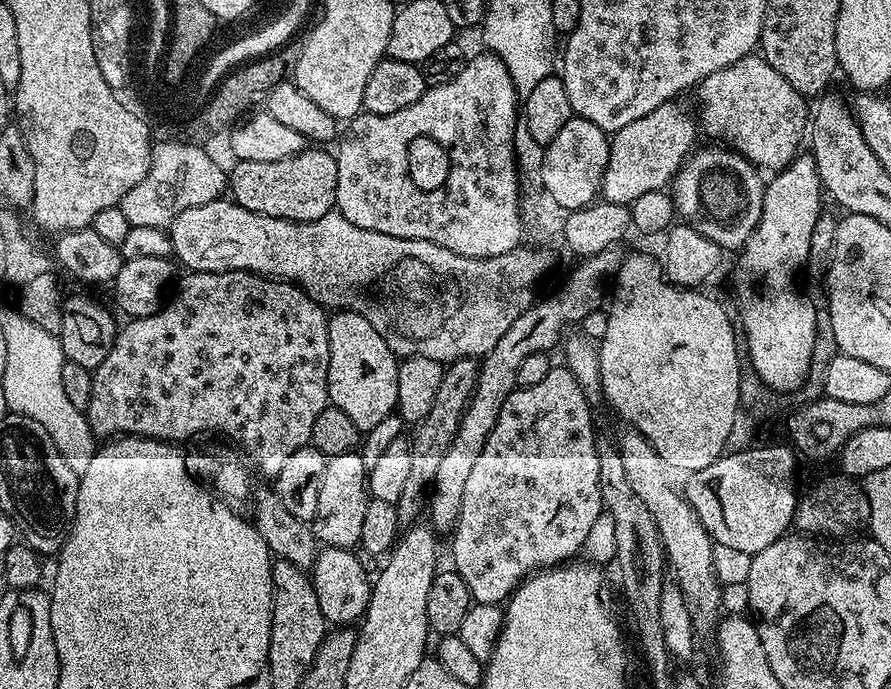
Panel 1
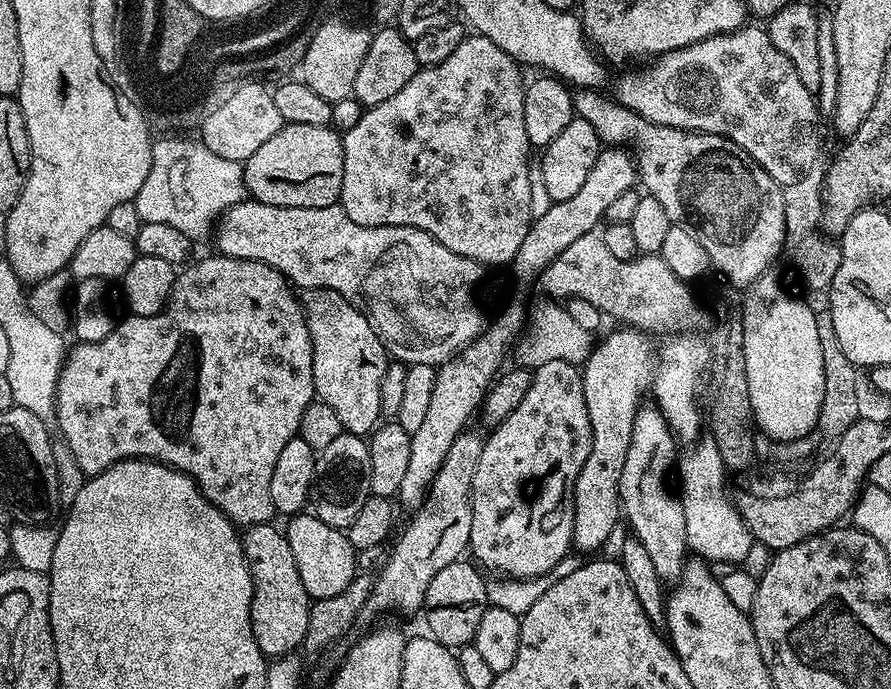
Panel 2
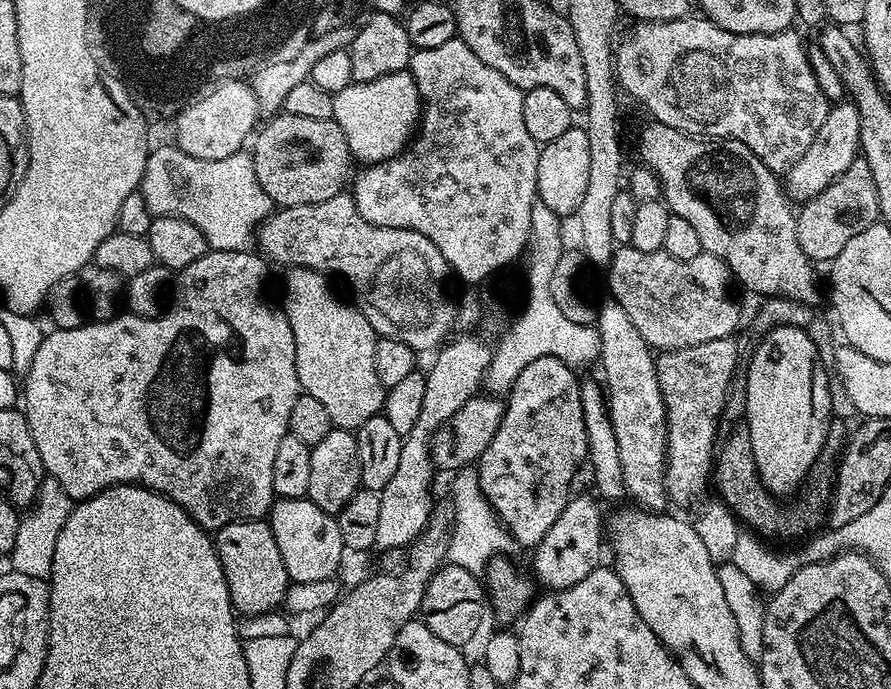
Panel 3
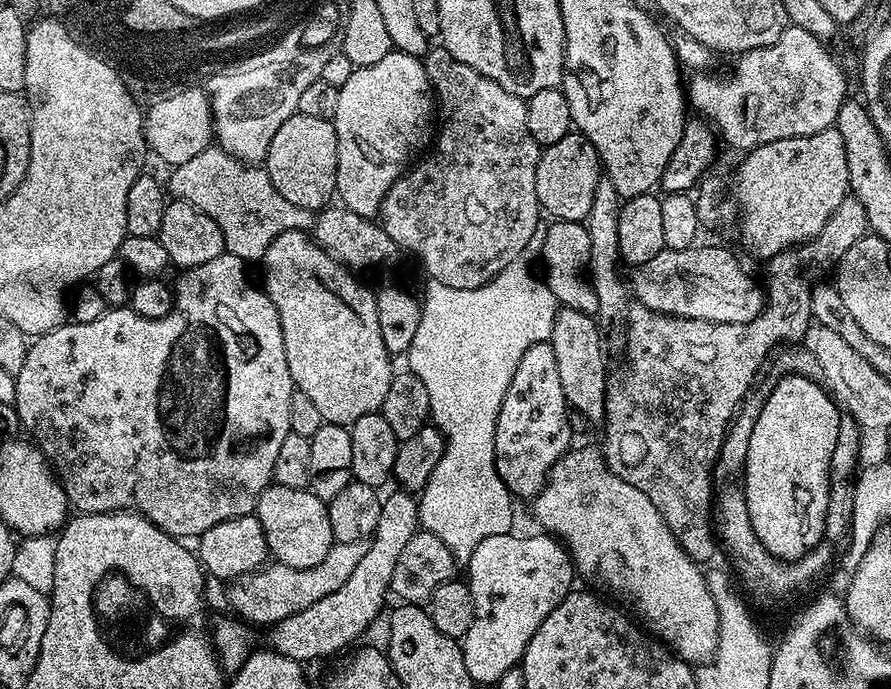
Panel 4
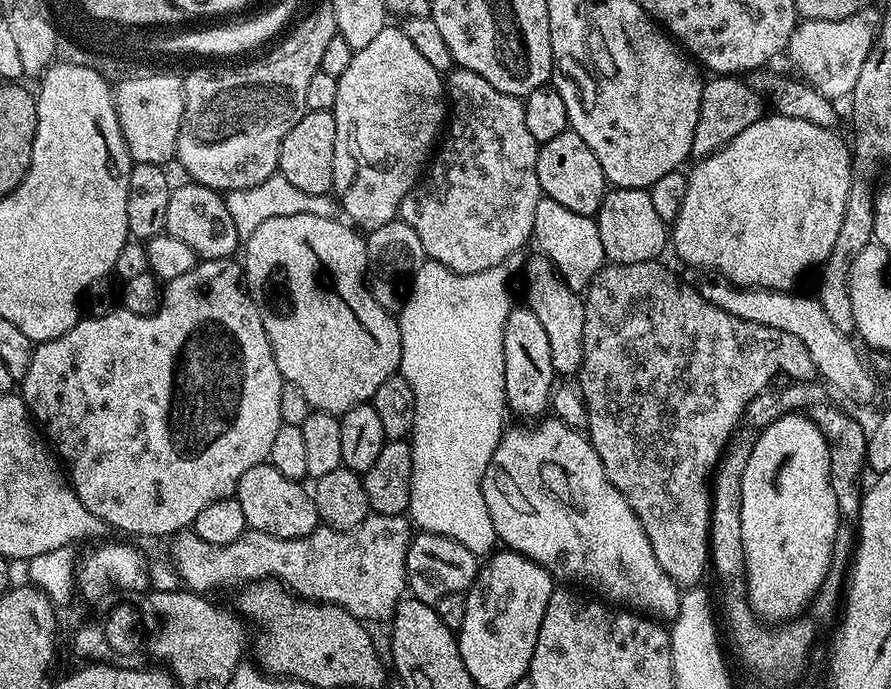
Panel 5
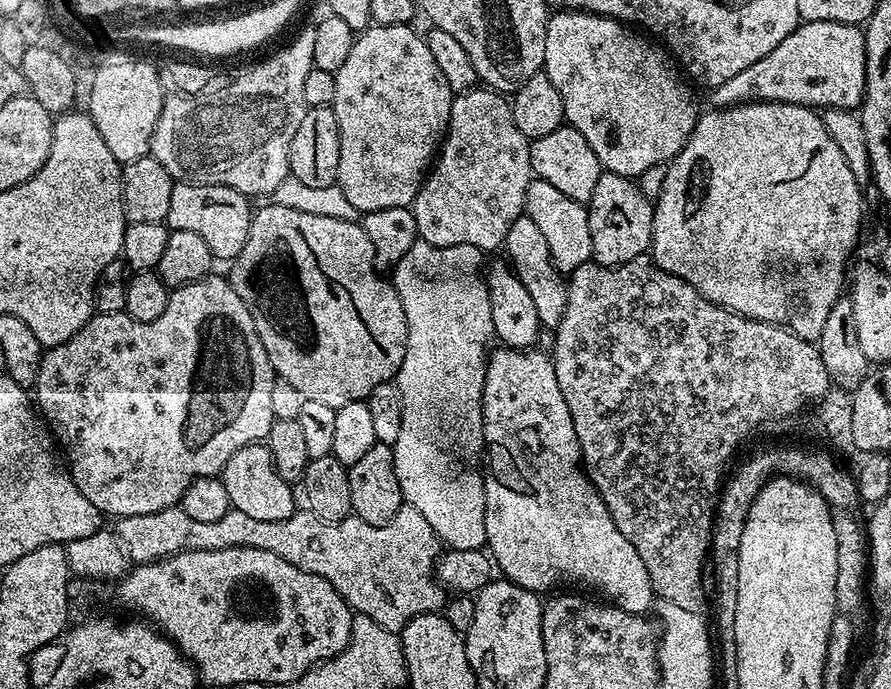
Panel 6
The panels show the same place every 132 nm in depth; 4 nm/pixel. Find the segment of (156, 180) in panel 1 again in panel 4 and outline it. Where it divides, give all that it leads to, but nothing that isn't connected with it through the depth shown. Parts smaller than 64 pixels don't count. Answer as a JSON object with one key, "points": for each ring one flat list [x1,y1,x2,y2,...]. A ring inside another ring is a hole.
{"points":[[210,146,202,154,194,154,190,162,182,162,171,169,172,177,166,180,171,195,178,200,188,200,198,210,210,214,222,230,224,247,245,262,263,261,266,250,274,238,283,232,308,232,316,223,317,213,311,208,299,208,294,202,286,202,270,182,267,171,260,166,249,166,242,160,236,160,219,146]]}

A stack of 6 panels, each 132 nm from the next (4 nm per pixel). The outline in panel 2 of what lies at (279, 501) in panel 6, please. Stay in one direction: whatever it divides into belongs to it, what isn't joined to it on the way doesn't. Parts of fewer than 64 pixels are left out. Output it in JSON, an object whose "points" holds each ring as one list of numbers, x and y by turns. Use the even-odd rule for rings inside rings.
{"points":[[308,510,291,517,287,524,286,535,290,550,294,553,294,562,298,562,298,574,302,574,302,586,306,586,309,597,318,601,342,594,342,590,346,590,346,586,350,586,352,579,358,575,358,553,348,541,347,531,326,526,322,518]]}

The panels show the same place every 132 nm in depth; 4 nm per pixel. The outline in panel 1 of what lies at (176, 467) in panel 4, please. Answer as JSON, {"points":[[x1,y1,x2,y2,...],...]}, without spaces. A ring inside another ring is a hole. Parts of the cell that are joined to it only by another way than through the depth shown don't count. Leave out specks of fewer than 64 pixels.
{"points":[[188,272,181,278,180,285,176,288,176,293,174,293,173,296,171,293,170,299,161,307,160,311,150,314,149,316,138,316,129,319,127,321,128,325,126,325,125,328,123,325,123,327,117,331,116,341,112,344,110,354,106,354,104,361,91,373,92,397,88,400,88,408,86,407,86,415,88,417,90,430,93,436,97,438,115,438,123,435,145,436,151,440,175,442,188,442,191,436,200,436,203,432,221,432,221,434,228,439,225,441,231,442,237,449,243,450,246,453,247,463,251,465,256,472,258,470,262,475,268,476,268,478,274,478,278,474,278,470,282,470,282,465,290,458,290,454,294,454,294,450,309,447,312,431,314,430,314,422,318,422,318,414,322,414,322,410,329,407,328,371,330,370,330,334,328,333,328,317,329,313,325,311,321,305,317,304,315,300,310,299,302,288,297,288,295,284,286,280,278,280,267,276,257,276,255,272]]}

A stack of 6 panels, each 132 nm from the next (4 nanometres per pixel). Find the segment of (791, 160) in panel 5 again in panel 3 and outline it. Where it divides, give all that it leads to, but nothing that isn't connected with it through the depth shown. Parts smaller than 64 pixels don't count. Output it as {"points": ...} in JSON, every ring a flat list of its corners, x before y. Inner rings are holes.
{"points":[[836,102,829,107,826,122,818,130,810,150,795,160,782,176,782,188,793,201,811,202,822,190,837,180,841,174,861,155,860,151,860,115,855,104]]}

